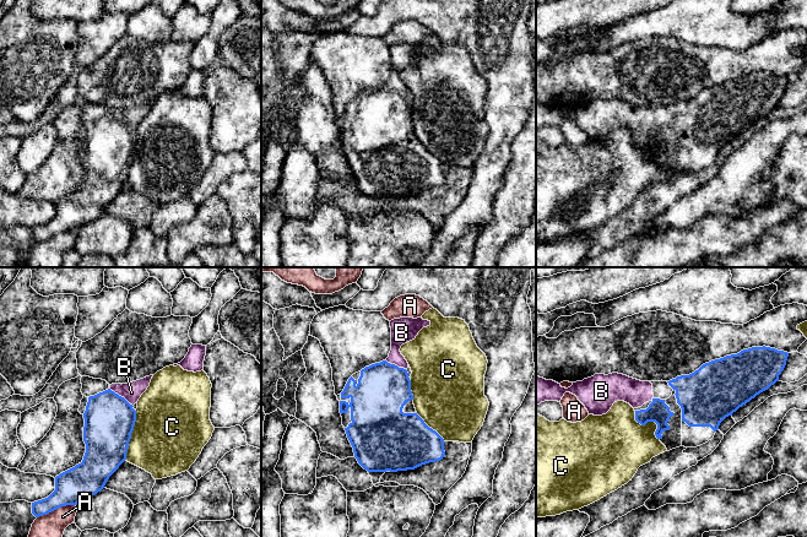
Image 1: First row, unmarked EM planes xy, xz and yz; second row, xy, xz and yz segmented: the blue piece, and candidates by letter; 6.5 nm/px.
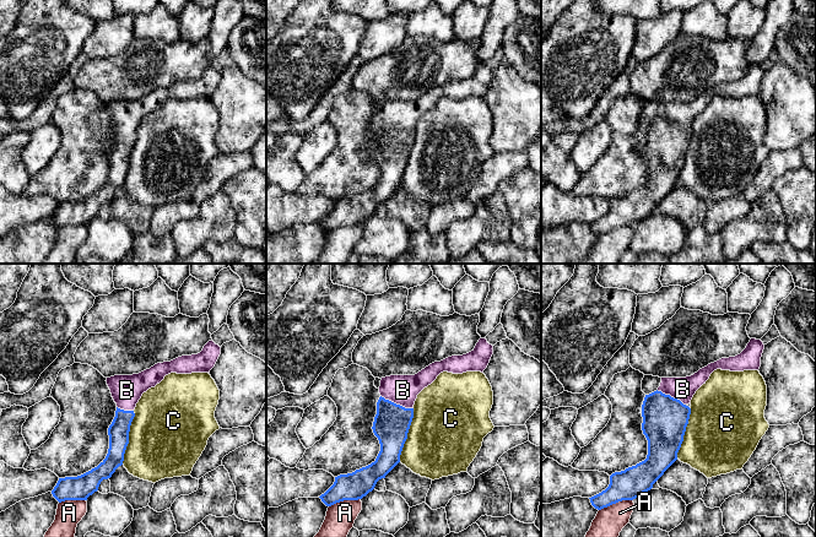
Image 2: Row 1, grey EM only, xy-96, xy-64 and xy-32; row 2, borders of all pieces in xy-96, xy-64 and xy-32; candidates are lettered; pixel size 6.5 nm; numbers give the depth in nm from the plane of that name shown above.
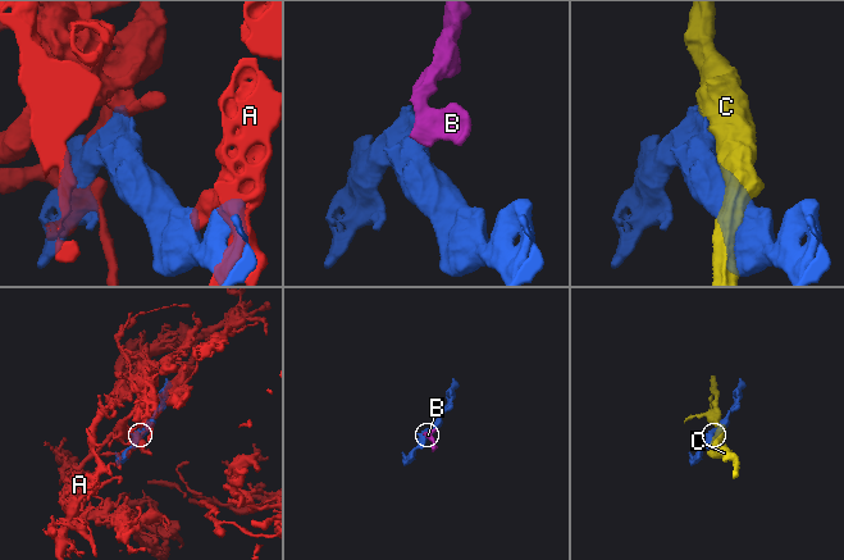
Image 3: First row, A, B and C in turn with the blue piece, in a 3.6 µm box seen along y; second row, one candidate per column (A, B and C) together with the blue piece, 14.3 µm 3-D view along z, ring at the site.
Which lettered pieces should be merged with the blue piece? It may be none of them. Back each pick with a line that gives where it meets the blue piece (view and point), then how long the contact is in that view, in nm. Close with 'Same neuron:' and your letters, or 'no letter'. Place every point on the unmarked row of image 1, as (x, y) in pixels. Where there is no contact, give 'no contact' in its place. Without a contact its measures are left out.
B: contact xy (120, 121); length 190 nm
Same neuron: B

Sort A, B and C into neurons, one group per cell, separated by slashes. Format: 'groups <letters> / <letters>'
groups A / B / C

